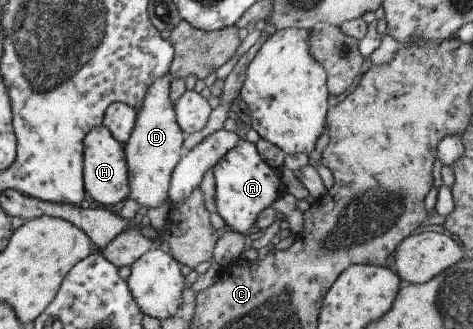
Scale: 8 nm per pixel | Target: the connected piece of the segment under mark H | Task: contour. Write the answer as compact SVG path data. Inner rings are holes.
M100 125L87 132L87 135L83 138L82 156L83 192L87 193L91 200L101 204L101 206L113 206L124 201L129 195L129 186L127 186L123 147L117 140L111 138L107 128Z

